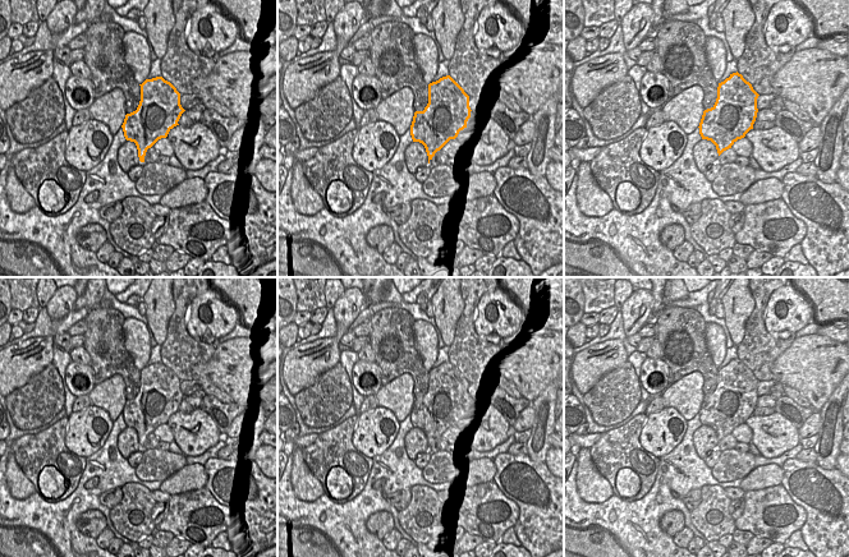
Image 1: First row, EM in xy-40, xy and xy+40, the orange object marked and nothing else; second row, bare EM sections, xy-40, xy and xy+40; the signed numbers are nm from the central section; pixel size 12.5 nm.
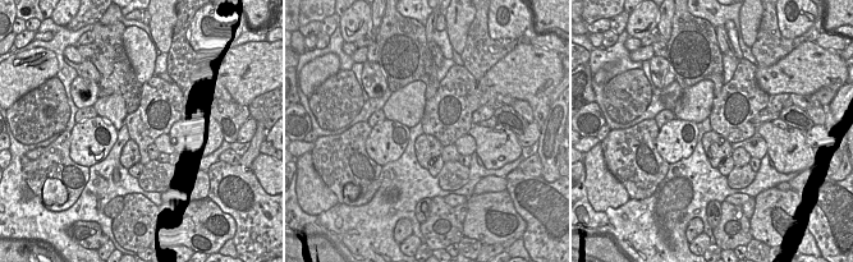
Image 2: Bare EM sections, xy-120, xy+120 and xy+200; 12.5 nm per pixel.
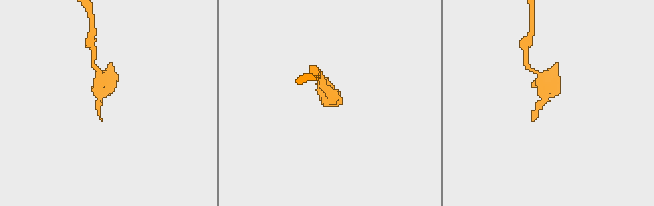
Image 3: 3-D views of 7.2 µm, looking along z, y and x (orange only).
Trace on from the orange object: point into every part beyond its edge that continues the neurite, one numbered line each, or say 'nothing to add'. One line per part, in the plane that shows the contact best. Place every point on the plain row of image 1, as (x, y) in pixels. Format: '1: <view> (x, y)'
nothing to add

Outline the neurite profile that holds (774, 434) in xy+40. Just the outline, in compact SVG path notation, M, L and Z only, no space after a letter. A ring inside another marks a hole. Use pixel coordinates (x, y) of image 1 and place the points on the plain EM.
M776 411L767 416L751 415L744 424L752 429L751 443L766 459L779 457L800 445L799 431Z

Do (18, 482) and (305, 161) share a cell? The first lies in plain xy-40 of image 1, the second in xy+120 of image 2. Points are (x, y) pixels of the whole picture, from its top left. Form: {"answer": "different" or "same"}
{"answer": "same"}

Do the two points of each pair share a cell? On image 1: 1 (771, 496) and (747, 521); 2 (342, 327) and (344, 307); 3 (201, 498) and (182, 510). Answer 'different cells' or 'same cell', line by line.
1: same cell
2: same cell
3: same cell

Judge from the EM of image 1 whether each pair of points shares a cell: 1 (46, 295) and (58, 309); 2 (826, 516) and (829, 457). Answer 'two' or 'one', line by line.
1: two
2: two

